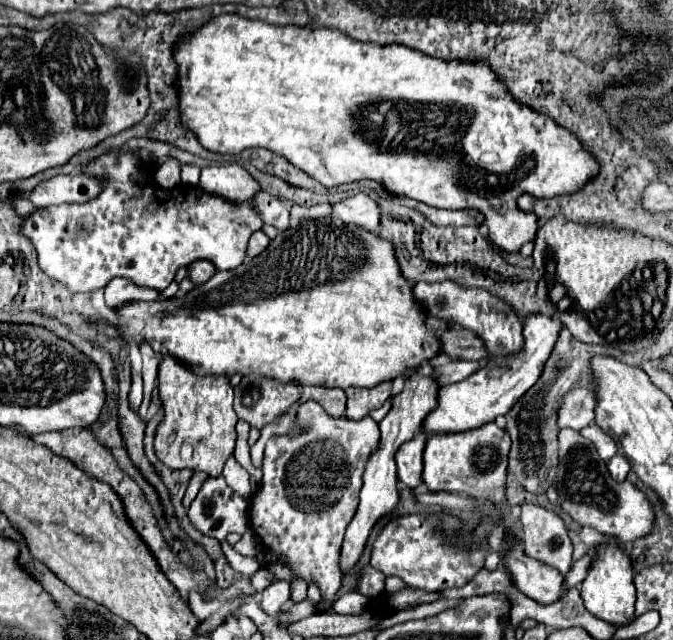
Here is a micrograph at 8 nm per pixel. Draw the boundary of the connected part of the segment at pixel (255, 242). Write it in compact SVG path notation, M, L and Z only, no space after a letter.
M257 230L257 234L251 236L249 240L249 248L247 248L247 258L255 258L257 254L261 254L265 248L269 246L269 238L263 230Z

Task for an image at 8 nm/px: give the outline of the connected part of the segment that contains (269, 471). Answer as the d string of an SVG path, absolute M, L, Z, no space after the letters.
M313 400L299 406L297 422L303 434L273 436L267 440L263 456L263 484L251 498L251 528L255 530L265 548L273 550L273 554L277 556L287 558L289 564L269 566L277 580L291 582L293 576L297 576L305 578L307 582L317 582L323 598L333 600L343 578L339 568L339 552L345 528L353 520L353 514L357 510L365 462L369 460L369 454L373 454L379 446L379 426L373 418L361 418L357 422L347 418L331 418Z

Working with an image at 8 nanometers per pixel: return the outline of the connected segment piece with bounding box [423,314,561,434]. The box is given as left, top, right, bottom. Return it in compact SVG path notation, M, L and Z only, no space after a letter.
M541 314L527 316L523 324L521 354L513 354L513 358L509 358L509 364L505 364L507 370L503 370L503 358L493 358L469 378L439 388L437 408L431 410L431 414L427 414L427 418L423 420L423 432L425 434L467 432L469 428L479 428L495 420L499 414L507 414L513 408L513 404L521 398L521 394L525 394L541 376L543 364L555 346L559 330L561 324L553 322L547 316Z

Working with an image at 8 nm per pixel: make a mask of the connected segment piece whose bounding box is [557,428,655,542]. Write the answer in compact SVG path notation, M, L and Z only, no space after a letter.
M573 428L559 432L559 472L557 490L561 508L577 522L593 526L597 532L613 536L621 542L635 542L653 532L655 510L647 496L631 482L615 482L605 462L597 456L595 446Z

